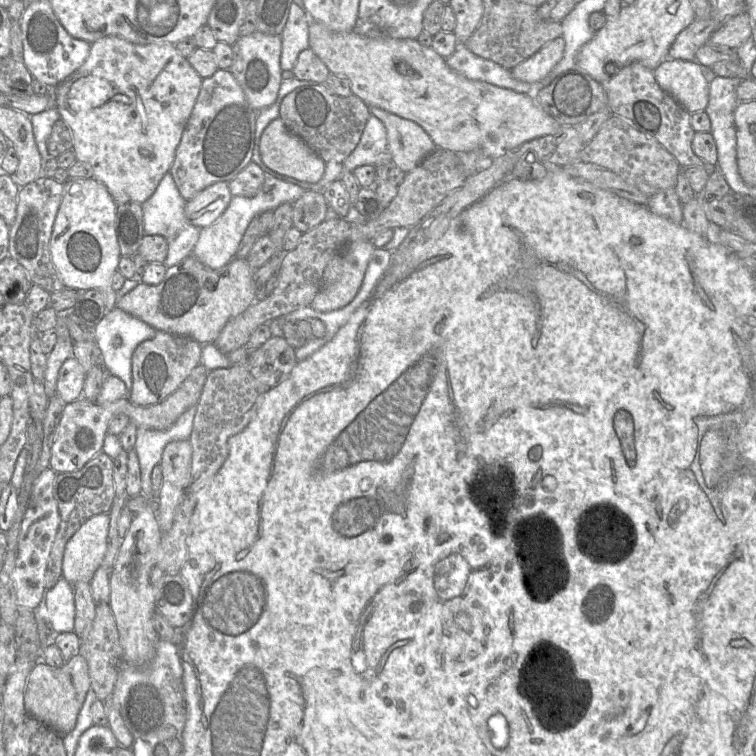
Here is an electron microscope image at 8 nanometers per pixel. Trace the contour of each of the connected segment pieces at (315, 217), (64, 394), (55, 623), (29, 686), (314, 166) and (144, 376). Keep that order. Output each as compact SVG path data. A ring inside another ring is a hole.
M305 191L293 203L293 226L303 234L325 221L328 212L322 191Z
M74 357L66 359L58 372L56 394L65 403L81 398L86 373Z
M62 577L52 589L46 591L43 608L52 634L74 632L74 585Z
M80 654L59 668L50 667L43 661L38 661L28 676L25 688L26 713L65 736L75 728L78 714L90 687L88 664Z
M280 117L264 129L260 155L271 170L303 182L317 183L325 171L323 159L292 133Z
M157 331L151 339L140 343L131 359L132 389L126 396L136 406L147 407L165 400L188 377L191 371L200 364L202 344L184 336Z

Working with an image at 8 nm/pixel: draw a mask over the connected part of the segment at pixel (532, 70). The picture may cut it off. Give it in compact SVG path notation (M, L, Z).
M558 37L519 65L510 69L514 78L534 85L540 83L563 58L565 41Z

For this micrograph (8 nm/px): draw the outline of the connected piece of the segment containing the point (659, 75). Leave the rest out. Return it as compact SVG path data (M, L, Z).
M667 58L653 73L659 86L689 113L705 111L710 84L698 62Z

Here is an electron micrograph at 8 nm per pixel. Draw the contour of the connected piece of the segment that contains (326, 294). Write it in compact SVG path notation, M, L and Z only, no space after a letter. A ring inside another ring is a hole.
M353 241L336 253L324 270L322 288L309 306L329 312L350 303L362 285L374 247L370 241Z

